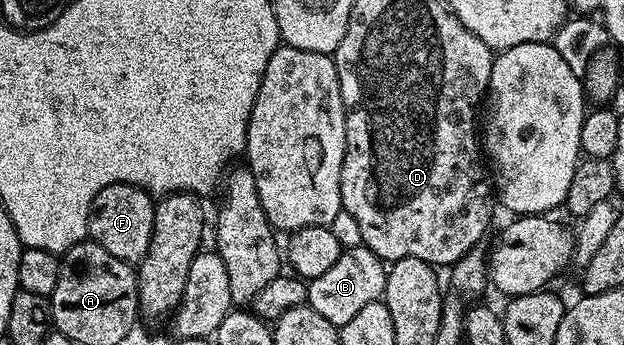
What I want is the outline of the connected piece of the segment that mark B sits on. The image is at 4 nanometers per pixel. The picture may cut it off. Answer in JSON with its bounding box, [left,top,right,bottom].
[306,246,388,328]

